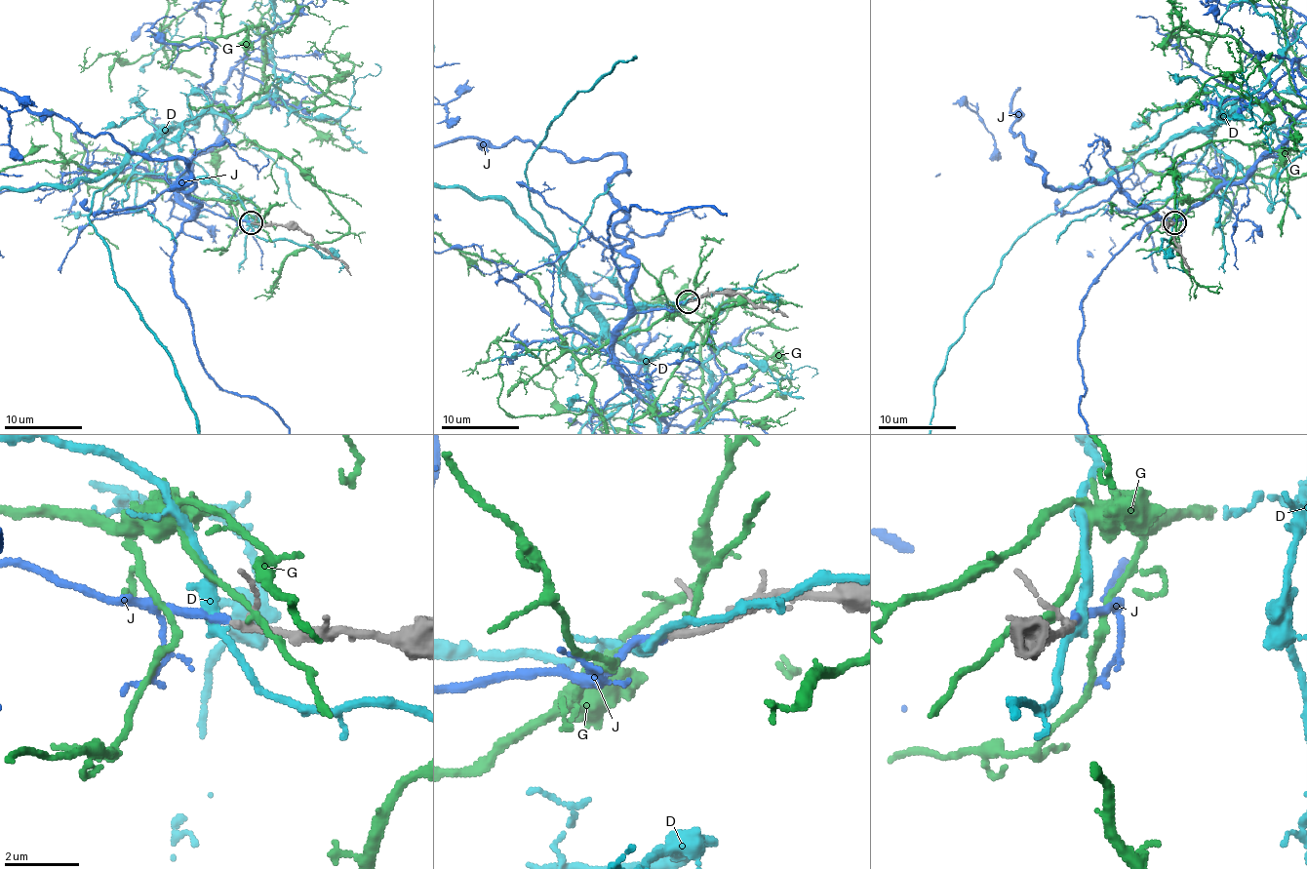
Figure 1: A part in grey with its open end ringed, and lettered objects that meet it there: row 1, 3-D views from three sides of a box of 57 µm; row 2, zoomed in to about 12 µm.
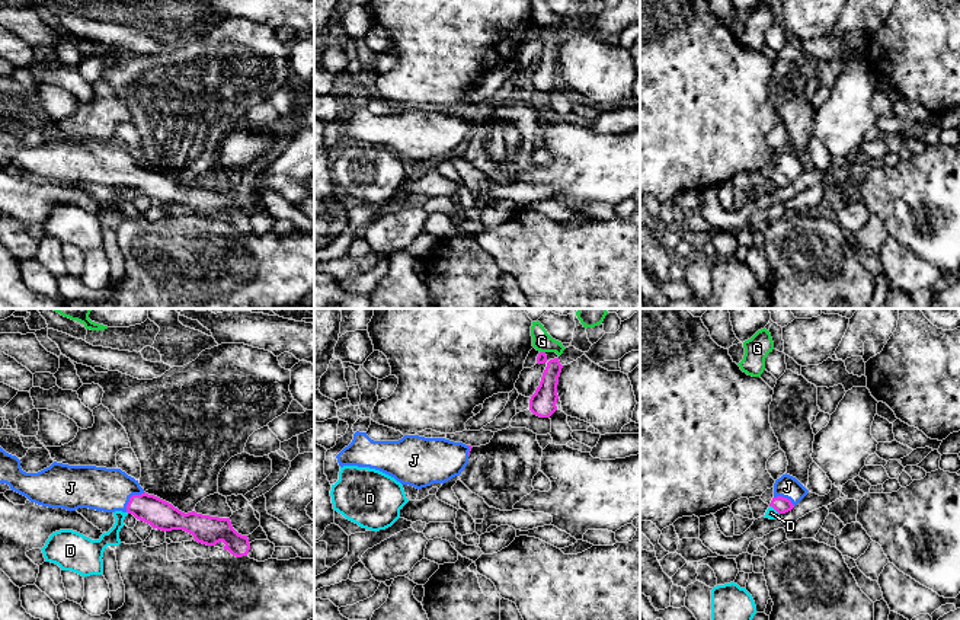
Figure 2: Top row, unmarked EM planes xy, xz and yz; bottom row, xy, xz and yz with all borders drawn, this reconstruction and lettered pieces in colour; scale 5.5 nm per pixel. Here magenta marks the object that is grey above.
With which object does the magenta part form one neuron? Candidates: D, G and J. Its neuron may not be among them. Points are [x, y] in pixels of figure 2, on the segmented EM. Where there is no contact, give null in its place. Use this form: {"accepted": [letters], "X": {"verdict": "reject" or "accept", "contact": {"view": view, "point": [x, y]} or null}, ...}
{"accepted": ["J"], "D": {"verdict": "reject", "contact": {"view": "yz", "point": [774, 508]}}, "G": {"verdict": "reject", "contact": {"view": "xz", "point": [543, 352]}}, "J": {"verdict": "accept", "contact": {"view": "xy", "point": [130, 498]}}}

